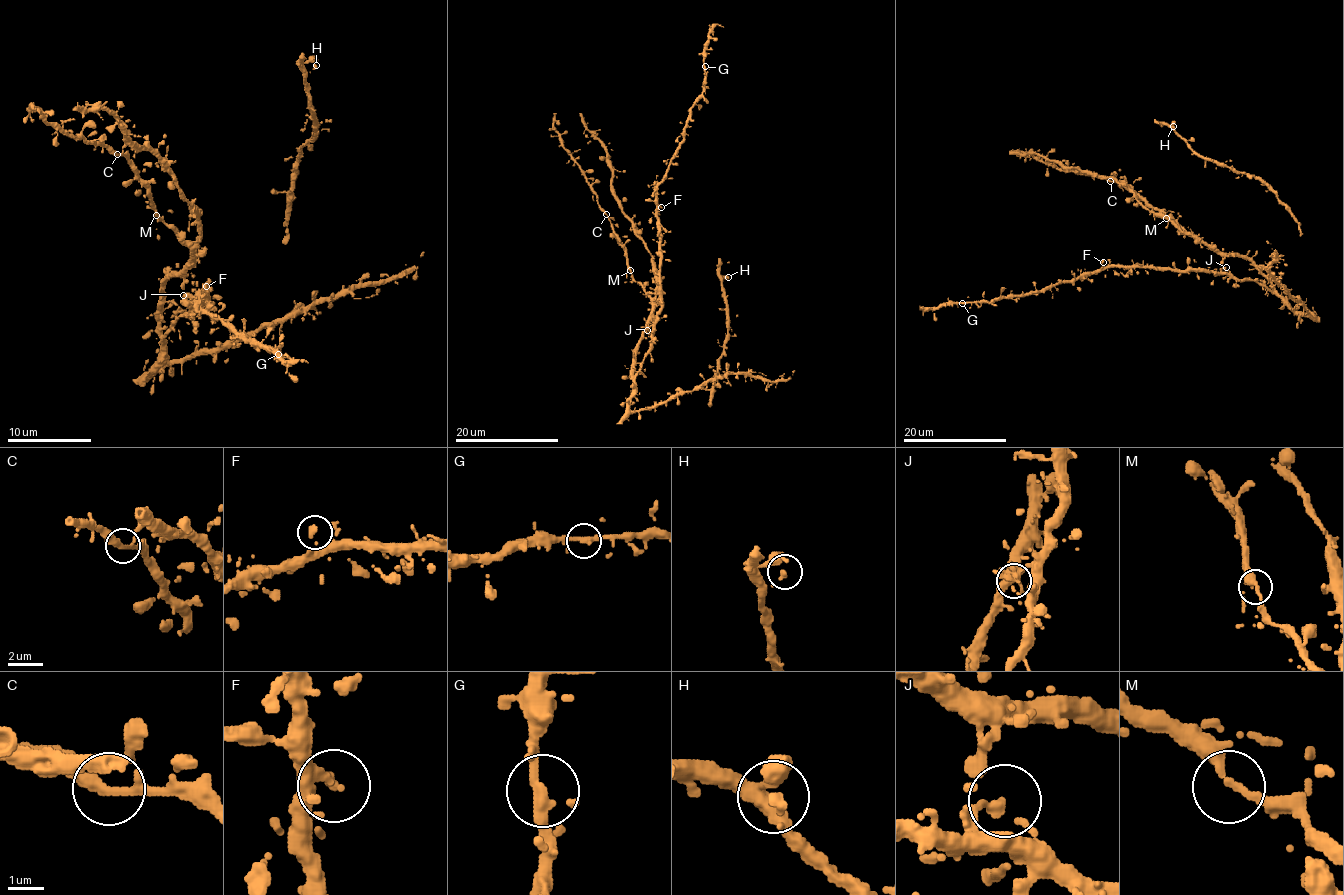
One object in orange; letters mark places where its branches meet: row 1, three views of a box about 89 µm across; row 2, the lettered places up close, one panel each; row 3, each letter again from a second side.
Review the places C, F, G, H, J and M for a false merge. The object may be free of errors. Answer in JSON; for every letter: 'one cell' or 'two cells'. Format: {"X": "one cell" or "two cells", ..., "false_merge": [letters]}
{"C": "one cell", "F": "one cell", "G": "one cell", "H": "one cell", "J": "one cell", "M": "one cell", "false_merge": []}

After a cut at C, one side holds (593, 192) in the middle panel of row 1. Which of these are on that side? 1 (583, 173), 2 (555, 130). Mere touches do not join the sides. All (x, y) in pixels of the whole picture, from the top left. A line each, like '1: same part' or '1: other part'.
1: same part
2: same part

